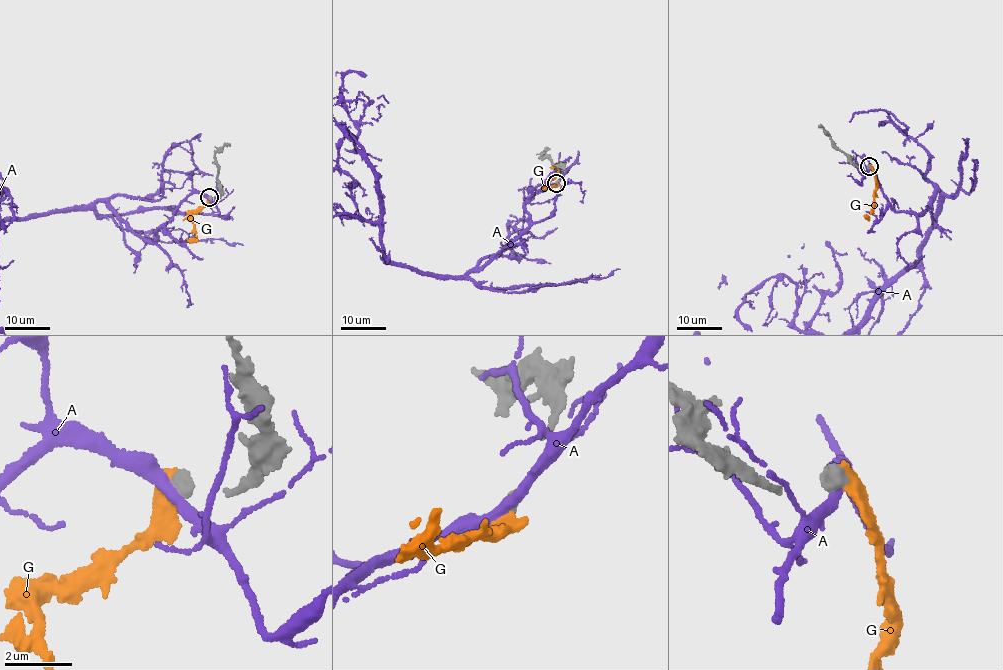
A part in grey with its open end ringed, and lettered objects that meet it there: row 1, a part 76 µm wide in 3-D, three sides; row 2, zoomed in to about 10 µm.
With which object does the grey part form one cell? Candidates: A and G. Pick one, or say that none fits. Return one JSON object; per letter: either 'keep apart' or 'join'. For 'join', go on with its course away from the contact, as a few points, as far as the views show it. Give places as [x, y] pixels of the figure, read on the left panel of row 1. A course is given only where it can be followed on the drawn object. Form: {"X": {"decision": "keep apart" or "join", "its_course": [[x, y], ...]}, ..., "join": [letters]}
{"A": {"decision": "keep apart"}, "G": {"decision": "join", "its_course": [[210, 198], [191, 212], [195, 239], [186, 239]]}, "join": ["G"]}

